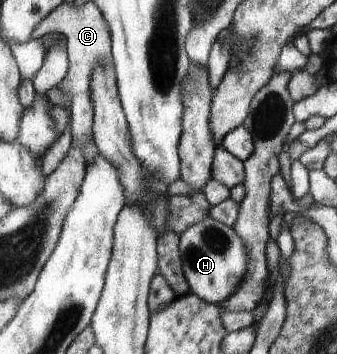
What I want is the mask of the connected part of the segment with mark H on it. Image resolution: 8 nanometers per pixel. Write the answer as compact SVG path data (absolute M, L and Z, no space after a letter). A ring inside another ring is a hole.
M211 217L192 223L179 234L181 266L189 291L211 304L220 304L236 291L248 271L248 251L232 227Z

